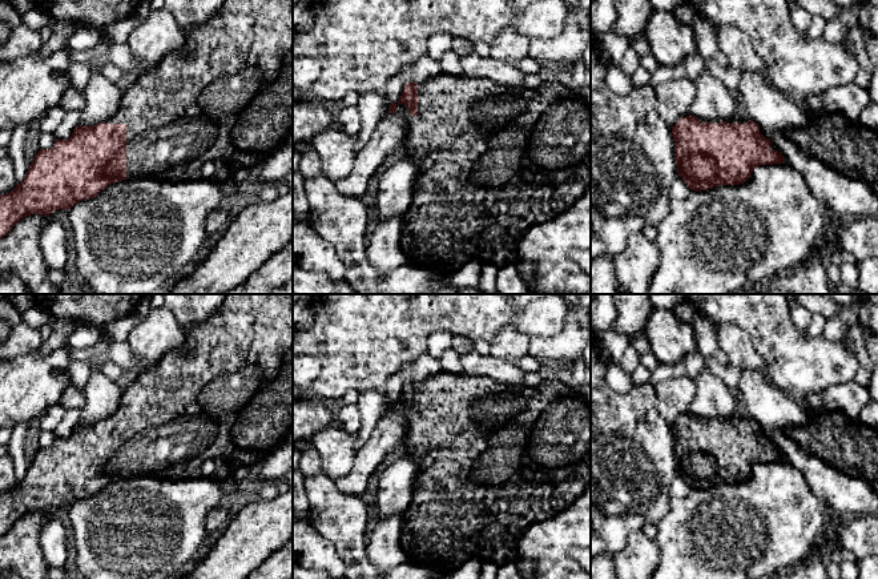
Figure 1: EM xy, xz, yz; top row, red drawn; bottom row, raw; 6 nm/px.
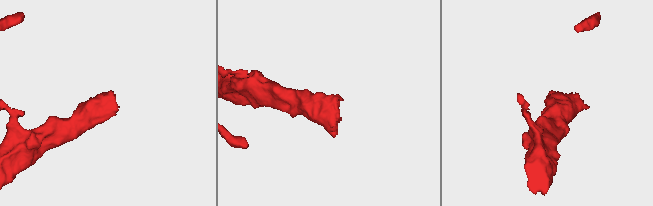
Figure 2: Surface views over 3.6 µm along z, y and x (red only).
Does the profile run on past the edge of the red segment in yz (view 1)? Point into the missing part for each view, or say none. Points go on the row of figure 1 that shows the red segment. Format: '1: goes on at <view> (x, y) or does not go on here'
1: goes on at yz (741, 117)

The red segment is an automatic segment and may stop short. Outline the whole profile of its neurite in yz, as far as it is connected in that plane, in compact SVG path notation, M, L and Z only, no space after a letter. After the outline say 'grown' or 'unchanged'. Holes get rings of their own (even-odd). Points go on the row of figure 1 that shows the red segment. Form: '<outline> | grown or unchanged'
M741 112L726 121L681 117L672 126L677 176L690 190L740 185L760 165L784 164L764 130Z | grown

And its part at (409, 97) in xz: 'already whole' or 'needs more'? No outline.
needs more

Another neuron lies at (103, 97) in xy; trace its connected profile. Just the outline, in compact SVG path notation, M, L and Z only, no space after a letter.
M102 73L94 75L81 91L85 97L81 126L96 125L110 118L117 112L122 98L118 85L105 79Z

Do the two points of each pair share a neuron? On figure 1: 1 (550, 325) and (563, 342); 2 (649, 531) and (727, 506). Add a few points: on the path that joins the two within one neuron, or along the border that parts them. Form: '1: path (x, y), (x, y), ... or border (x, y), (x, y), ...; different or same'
1: border (568, 308), (564, 325), (556, 333), (531, 338); different
2: border (657, 525), (657, 535), (653, 539); different

